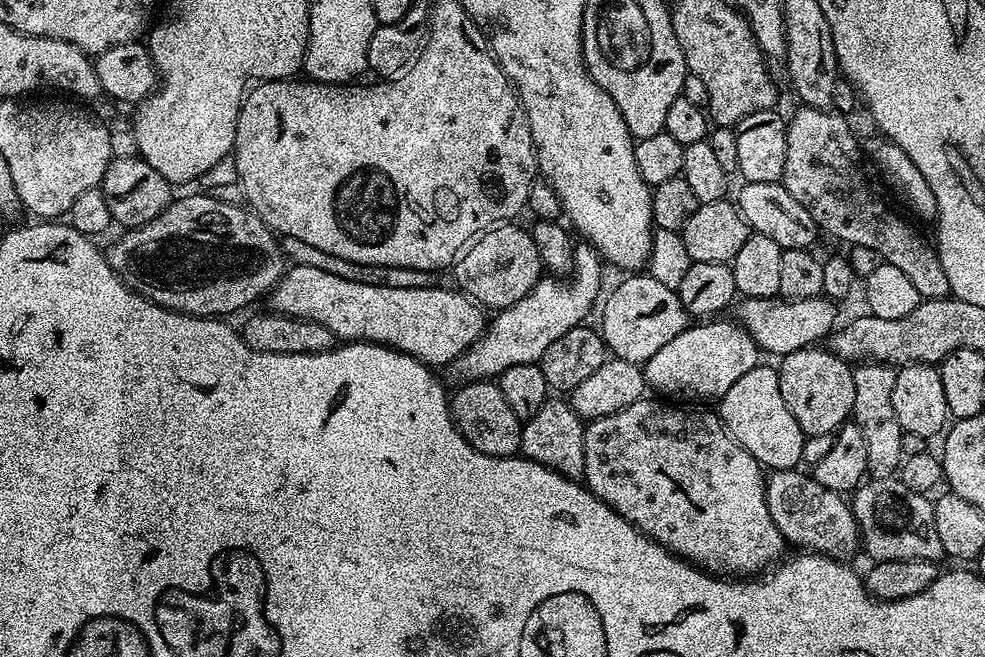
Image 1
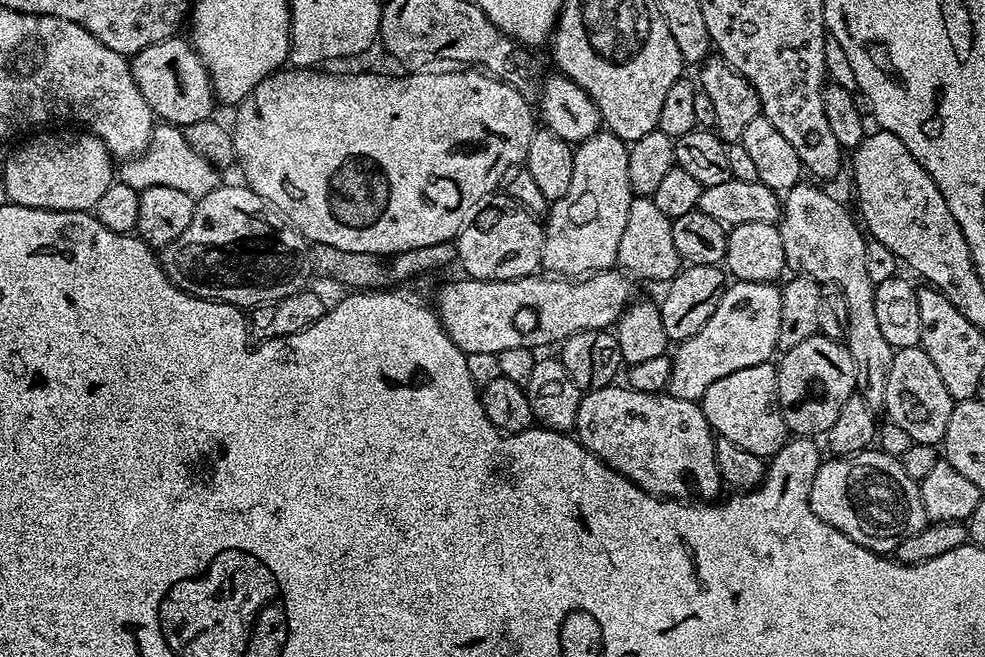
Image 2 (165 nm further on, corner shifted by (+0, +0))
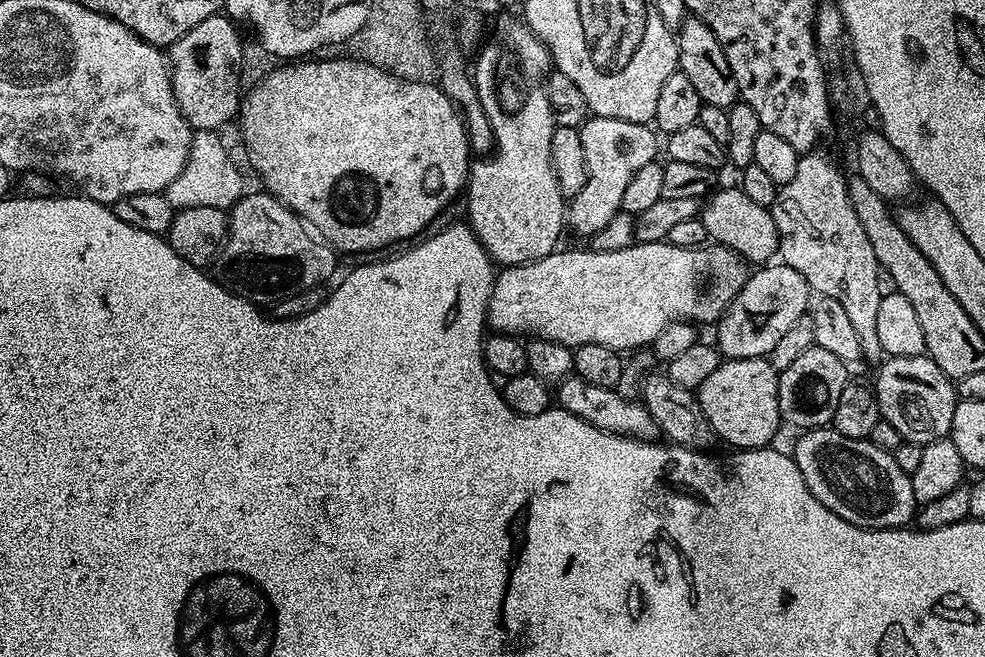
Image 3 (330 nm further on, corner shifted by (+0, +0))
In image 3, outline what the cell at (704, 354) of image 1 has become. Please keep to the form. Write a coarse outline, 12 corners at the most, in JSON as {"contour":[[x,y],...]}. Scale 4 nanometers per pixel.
{"contour":[[757,267],[717,323],[733,360],[767,357],[809,311],[806,278]]}

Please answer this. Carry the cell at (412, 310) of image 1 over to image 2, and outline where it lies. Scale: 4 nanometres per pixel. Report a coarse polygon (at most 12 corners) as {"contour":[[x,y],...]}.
{"contour":[[620,270],[583,282],[459,279],[434,308],[454,346],[492,358],[611,329]]}

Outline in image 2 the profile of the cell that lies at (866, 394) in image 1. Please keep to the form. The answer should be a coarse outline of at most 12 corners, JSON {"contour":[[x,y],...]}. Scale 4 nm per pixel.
{"contour":[[815,183],[783,197],[789,269],[846,294],[856,392],[883,409],[893,349],[861,225]]}

